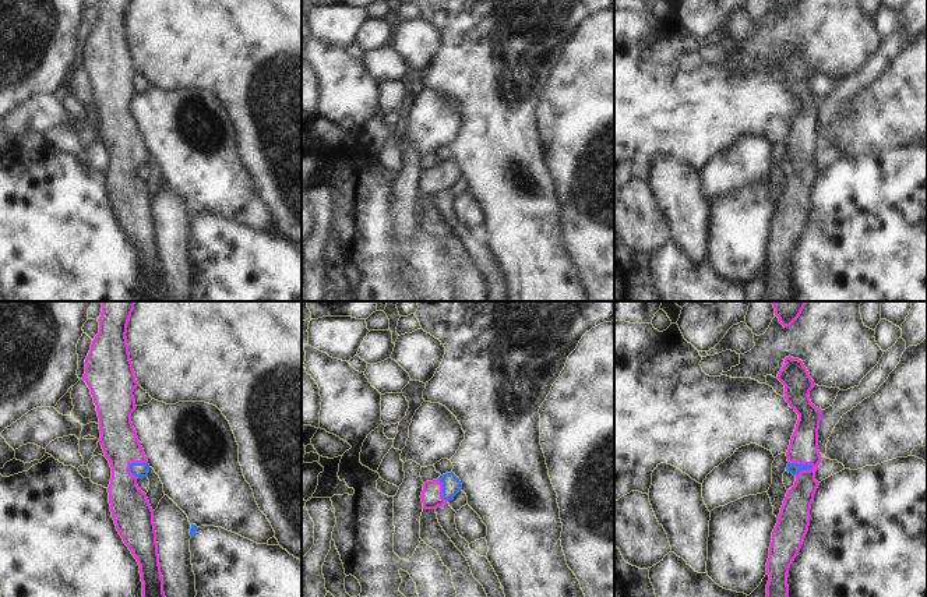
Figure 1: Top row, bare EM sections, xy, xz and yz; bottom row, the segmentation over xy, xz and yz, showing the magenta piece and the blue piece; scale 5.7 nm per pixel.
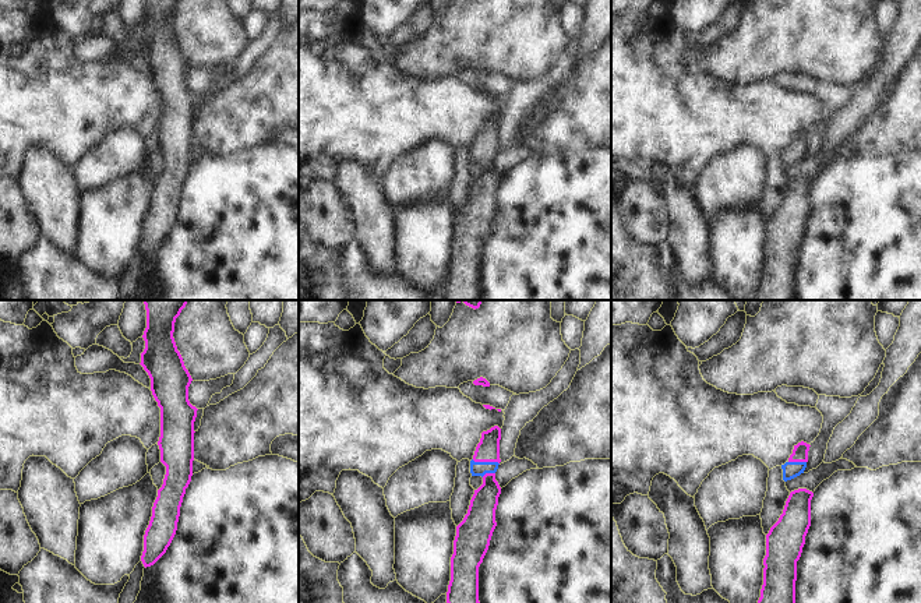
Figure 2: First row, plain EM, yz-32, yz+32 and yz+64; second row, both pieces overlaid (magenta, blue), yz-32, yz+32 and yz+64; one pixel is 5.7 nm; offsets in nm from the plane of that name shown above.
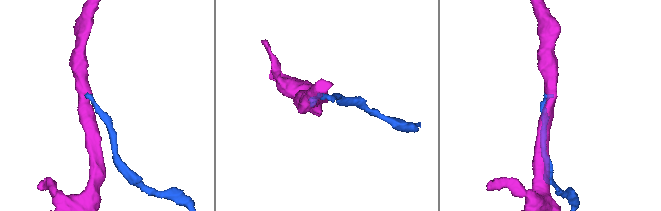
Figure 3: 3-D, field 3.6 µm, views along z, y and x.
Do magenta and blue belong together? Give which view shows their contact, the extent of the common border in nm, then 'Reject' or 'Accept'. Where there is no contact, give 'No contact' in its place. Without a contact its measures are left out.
Touches magenta in yz. Shared border 150 nm. Accept.

